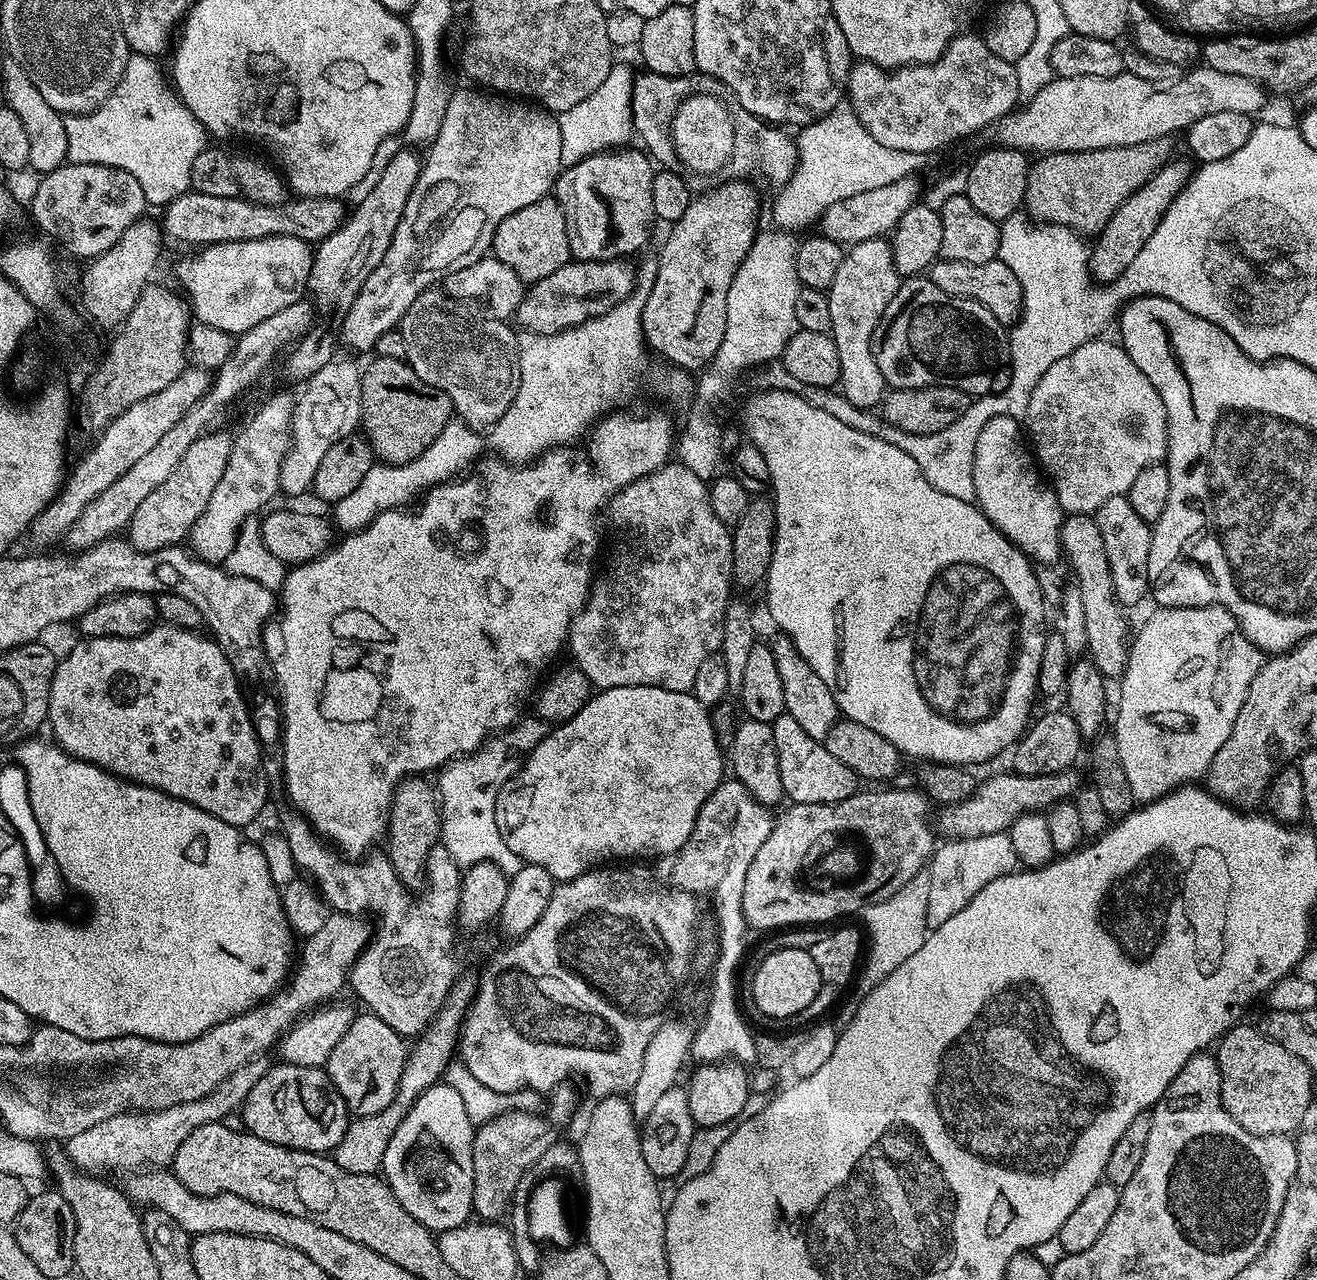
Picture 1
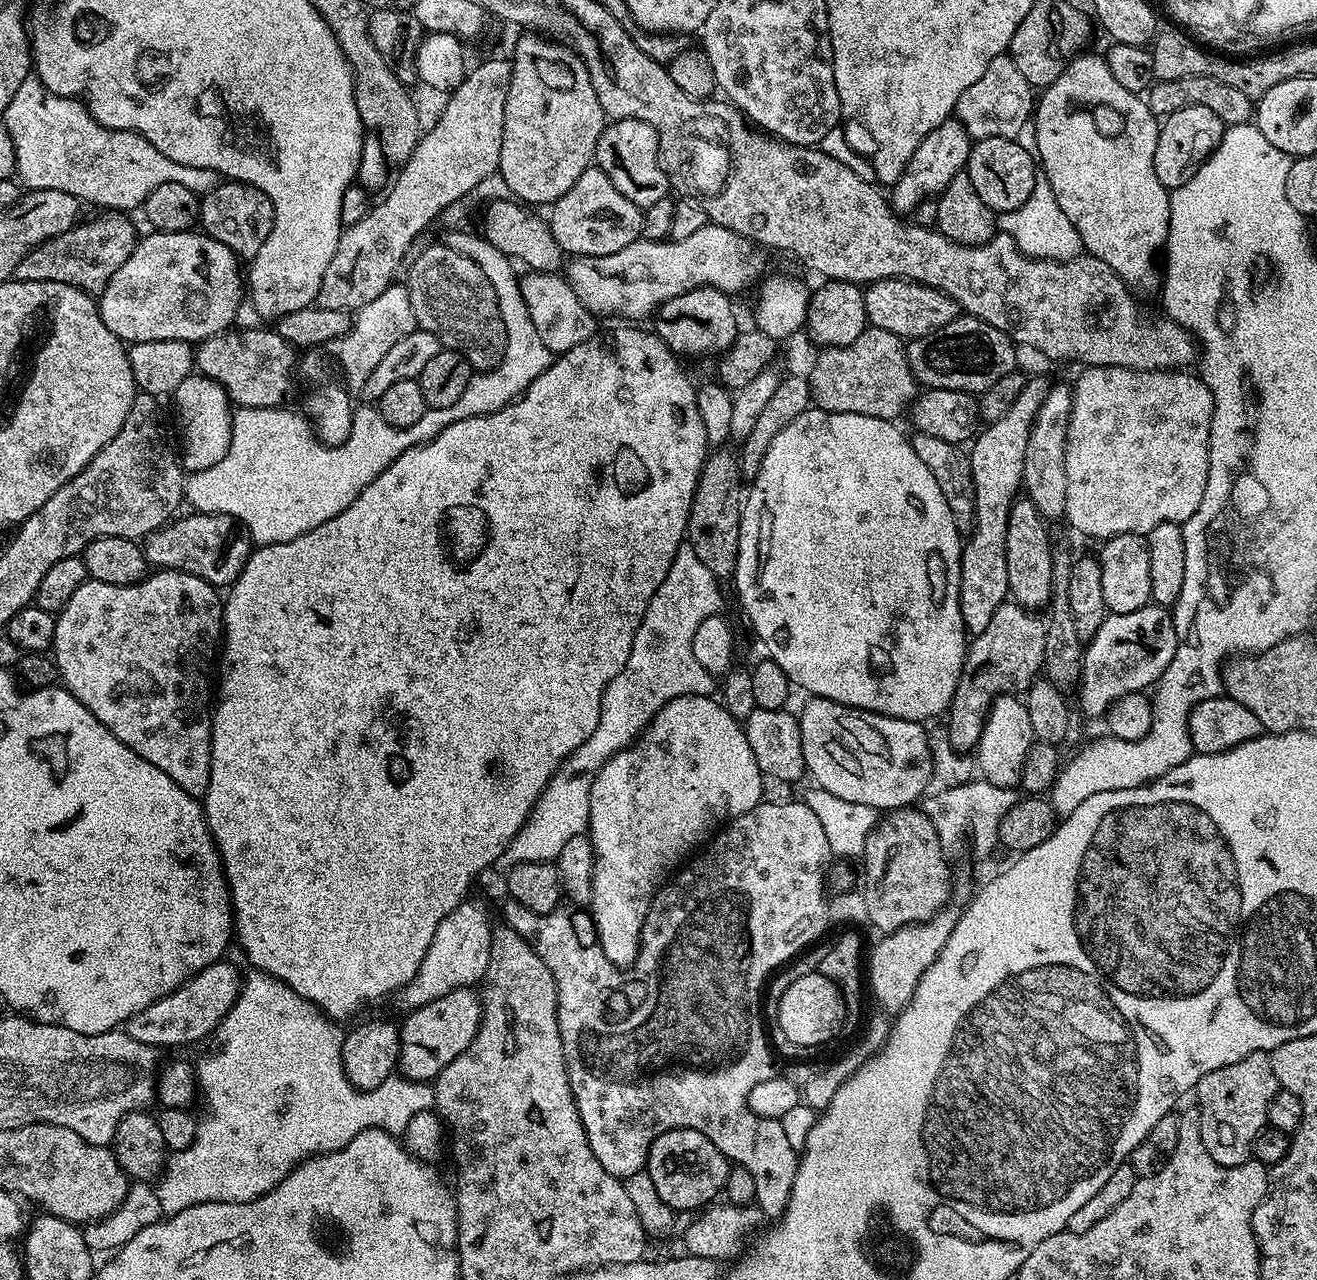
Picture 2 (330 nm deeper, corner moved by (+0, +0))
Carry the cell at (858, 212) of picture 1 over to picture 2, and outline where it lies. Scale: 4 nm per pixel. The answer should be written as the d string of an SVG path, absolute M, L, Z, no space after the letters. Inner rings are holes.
M710 222L706 226L694 230L694 234L690 234L690 238L681 240L641 238L630 242L630 246L626 246L614 254L577 256L569 259L566 264L566 269L568 268L566 279L568 285L574 290L574 294L586 306L586 310L592 312L593 316L603 318L603 316L620 315L628 319L625 321L640 322L643 316L651 317L670 298L678 298L678 294L686 294L686 290L709 287L729 294L737 294L736 292L742 291L763 270L763 254L765 255L753 241L746 239L745 236L740 236L734 230L722 227L721 224Z

